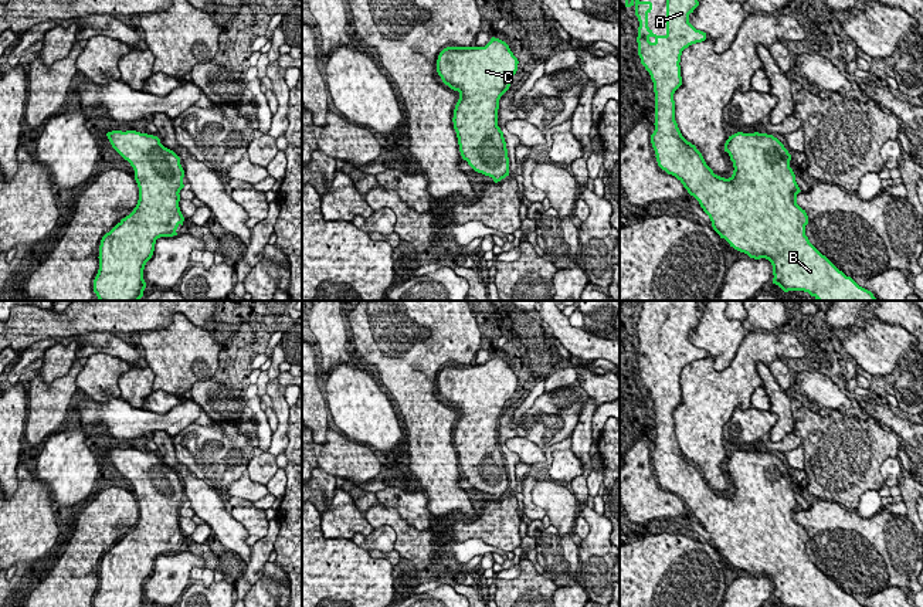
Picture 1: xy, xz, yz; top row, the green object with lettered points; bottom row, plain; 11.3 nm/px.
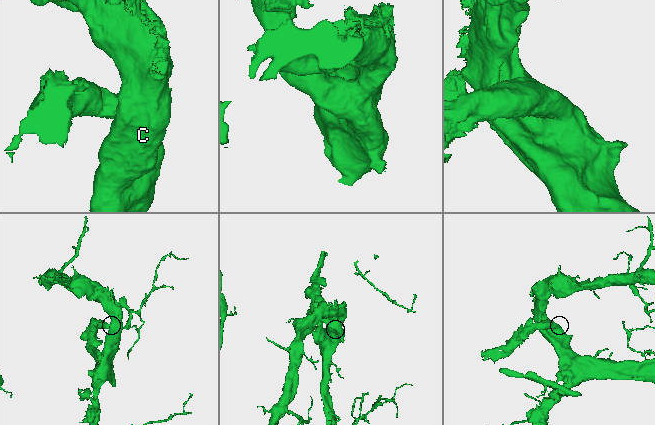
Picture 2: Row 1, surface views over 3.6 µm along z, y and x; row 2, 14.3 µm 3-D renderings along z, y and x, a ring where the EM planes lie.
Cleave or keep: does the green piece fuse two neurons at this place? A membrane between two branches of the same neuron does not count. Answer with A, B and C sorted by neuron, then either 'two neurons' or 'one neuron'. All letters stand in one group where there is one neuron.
A B C; one neuron

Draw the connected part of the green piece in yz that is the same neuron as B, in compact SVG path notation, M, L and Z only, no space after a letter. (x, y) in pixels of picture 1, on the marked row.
M625 0L625 7L635 7L638 17L638 55L641 64L649 72L655 92L655 130L651 143L658 166L675 176L703 211L709 216L713 230L725 238L730 247L747 254L750 258L766 258L773 265L773 284L784 292L804 291L817 301L879 301L873 294L859 286L851 277L839 271L822 255L805 235L808 216L797 204L801 191L793 169L791 155L784 145L767 133L737 132L725 143L725 152L733 162L733 174L720 177L706 165L702 153L688 142L675 121L673 94L682 85L681 55L685 48L706 40L706 33L696 30L689 23L689 14L699 6L698 0L666 0L666 34L656 35L648 27L651 1Z

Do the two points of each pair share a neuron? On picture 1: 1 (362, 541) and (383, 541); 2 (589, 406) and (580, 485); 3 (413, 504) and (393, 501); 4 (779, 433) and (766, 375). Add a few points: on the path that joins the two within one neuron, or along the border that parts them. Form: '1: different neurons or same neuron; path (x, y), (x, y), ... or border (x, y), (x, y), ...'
1: same neuron; path (367, 541), (377, 541)
2: same neuron; path (584, 426), (586, 465)
3: same neuron; path (409, 504), (397, 501)
4: same neuron; path (783, 419), (781, 403), (773, 389)

